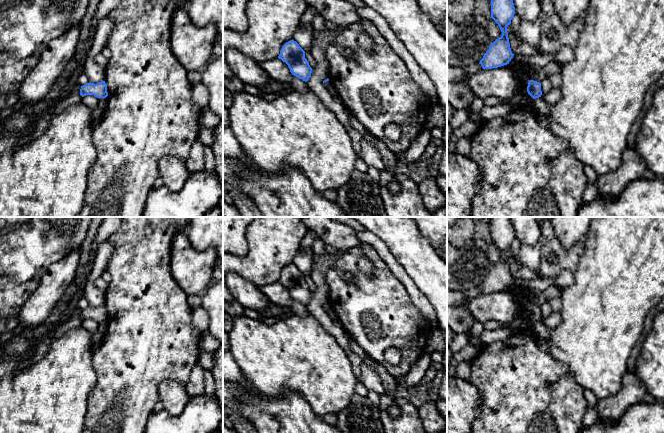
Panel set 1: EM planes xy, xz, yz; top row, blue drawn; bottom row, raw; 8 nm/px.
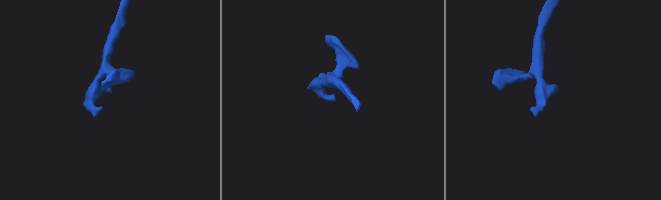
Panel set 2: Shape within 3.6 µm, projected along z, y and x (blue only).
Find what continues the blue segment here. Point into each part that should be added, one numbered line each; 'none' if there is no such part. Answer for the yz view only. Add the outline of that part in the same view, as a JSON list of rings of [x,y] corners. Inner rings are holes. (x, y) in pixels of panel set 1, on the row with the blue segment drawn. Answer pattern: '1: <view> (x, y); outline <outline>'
none

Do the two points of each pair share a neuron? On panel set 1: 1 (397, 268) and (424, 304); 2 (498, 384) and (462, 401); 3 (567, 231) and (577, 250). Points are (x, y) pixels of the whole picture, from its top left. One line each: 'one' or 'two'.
1: one
2: two
3: two

